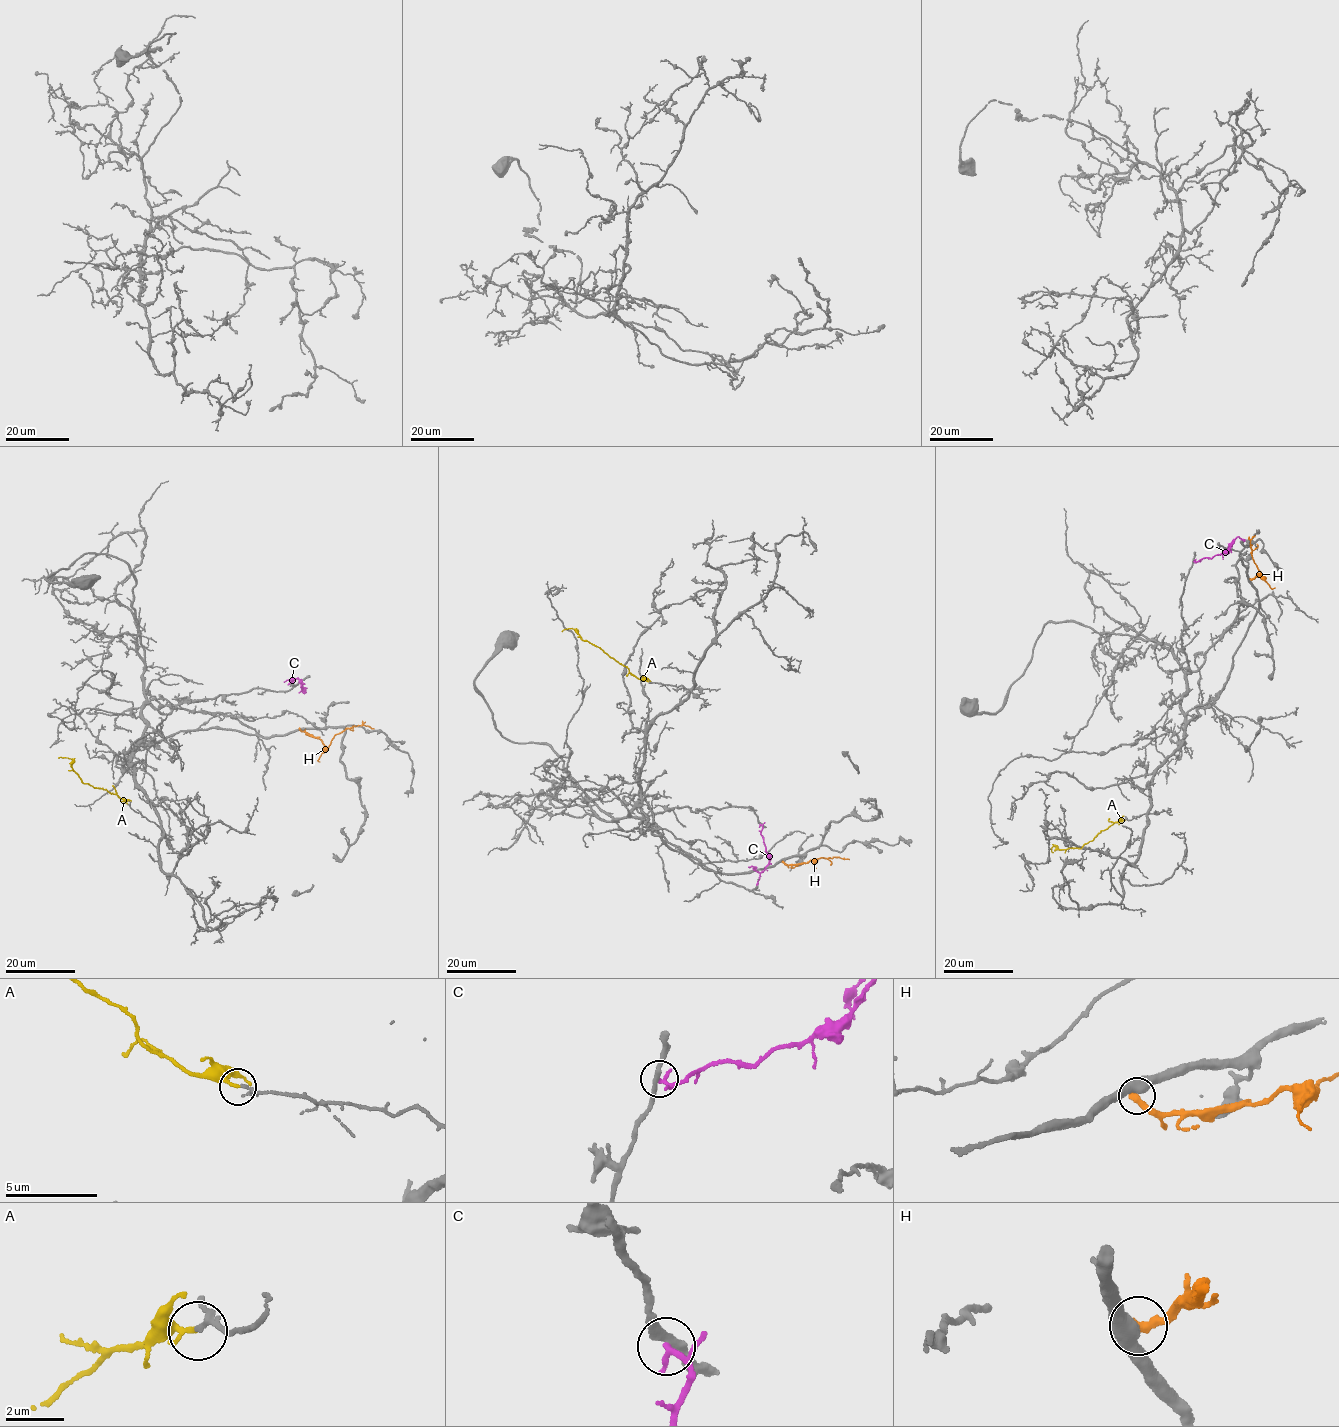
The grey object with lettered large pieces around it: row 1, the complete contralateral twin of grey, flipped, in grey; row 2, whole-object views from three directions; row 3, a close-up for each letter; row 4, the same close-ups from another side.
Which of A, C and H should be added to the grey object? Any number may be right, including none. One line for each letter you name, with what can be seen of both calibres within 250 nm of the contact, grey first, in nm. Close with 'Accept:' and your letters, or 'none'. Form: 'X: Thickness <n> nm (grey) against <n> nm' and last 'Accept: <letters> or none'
A: Thickness 150 nm (grey) against 160 nm
Accept: A

